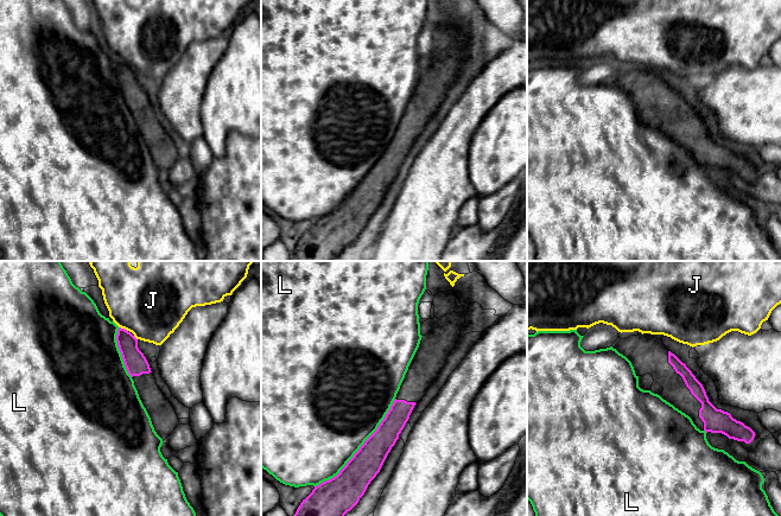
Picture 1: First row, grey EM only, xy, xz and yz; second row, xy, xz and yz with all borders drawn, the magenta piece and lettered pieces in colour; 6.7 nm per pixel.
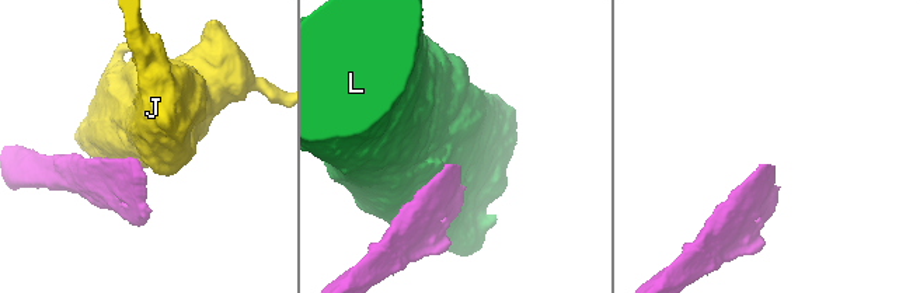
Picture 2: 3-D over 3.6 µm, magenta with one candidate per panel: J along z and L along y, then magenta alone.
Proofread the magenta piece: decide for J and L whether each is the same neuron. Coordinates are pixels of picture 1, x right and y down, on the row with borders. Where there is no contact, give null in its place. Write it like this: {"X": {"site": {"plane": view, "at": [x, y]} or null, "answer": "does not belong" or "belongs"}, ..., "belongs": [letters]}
{"J": {"site": {"plane": "xy", "at": [124, 329]}, "answer": "does not belong"}, "L": {"site": {"plane": "xz", "at": [360, 447]}, "answer": "does not belong"}, "belongs": []}

